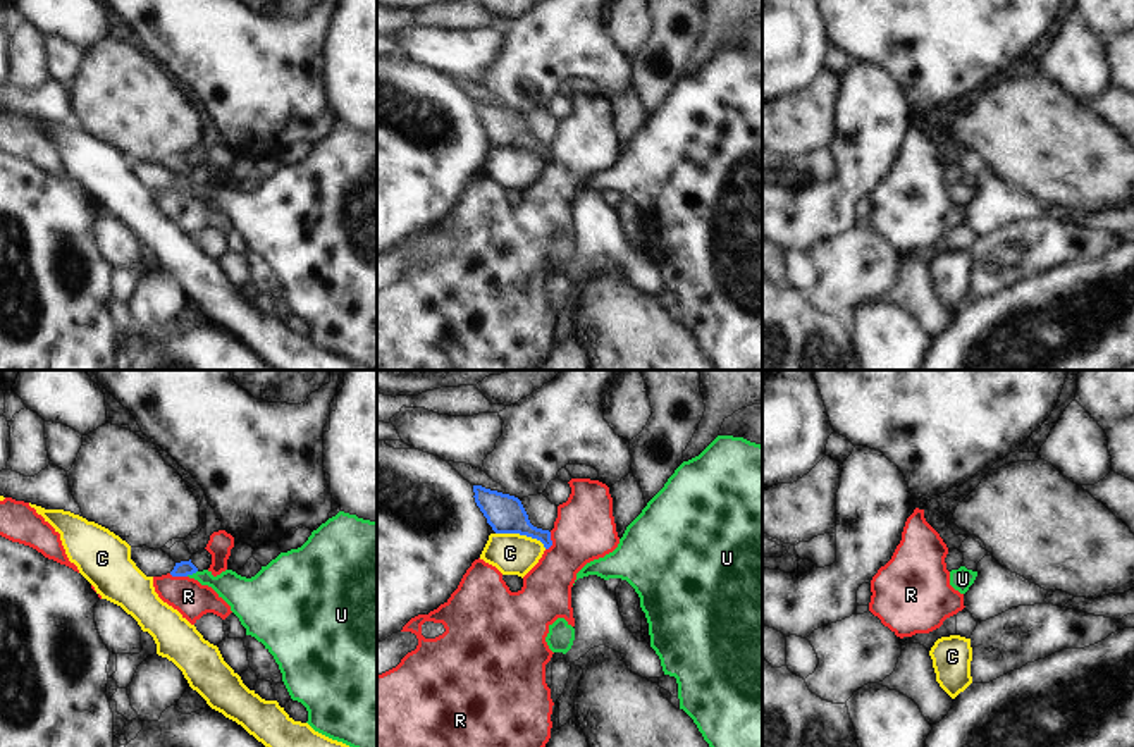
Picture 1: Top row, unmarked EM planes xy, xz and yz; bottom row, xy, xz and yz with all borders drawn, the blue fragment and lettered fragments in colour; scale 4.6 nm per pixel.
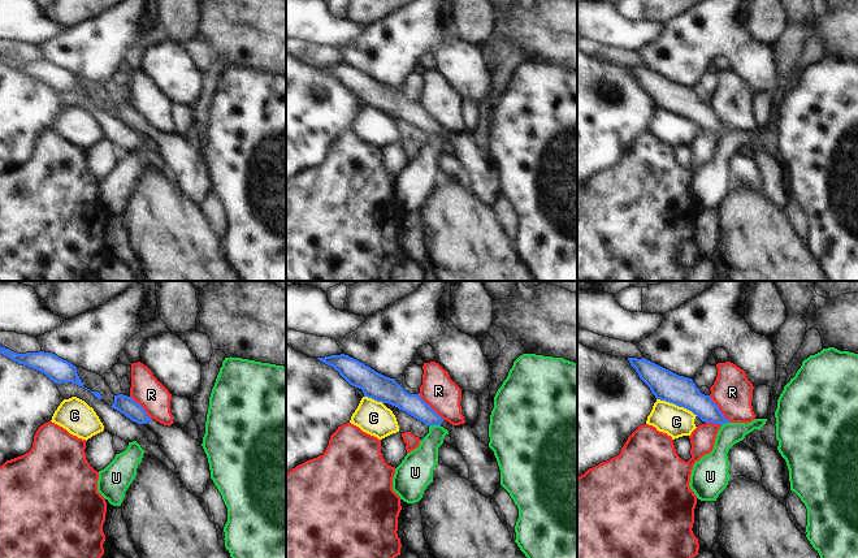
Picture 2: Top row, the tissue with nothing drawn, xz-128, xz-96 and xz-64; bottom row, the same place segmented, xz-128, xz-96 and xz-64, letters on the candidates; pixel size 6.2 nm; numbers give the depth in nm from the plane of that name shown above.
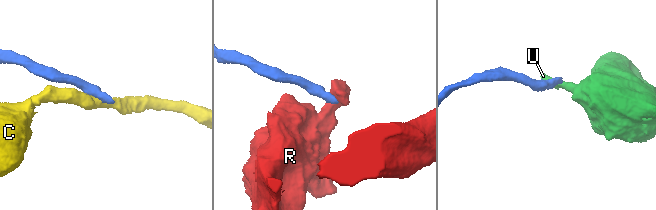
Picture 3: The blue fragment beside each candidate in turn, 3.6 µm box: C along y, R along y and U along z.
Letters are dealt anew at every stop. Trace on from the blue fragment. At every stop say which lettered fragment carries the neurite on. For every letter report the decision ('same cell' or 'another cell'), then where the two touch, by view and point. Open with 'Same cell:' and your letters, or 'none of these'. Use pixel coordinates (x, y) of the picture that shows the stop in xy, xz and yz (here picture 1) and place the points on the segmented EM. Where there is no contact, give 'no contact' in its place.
Same cell: none of these
C: another cell; contact xz (522, 534)
R: another cell; contact xz (551, 541)
U: another cell; contact xy (191, 574)

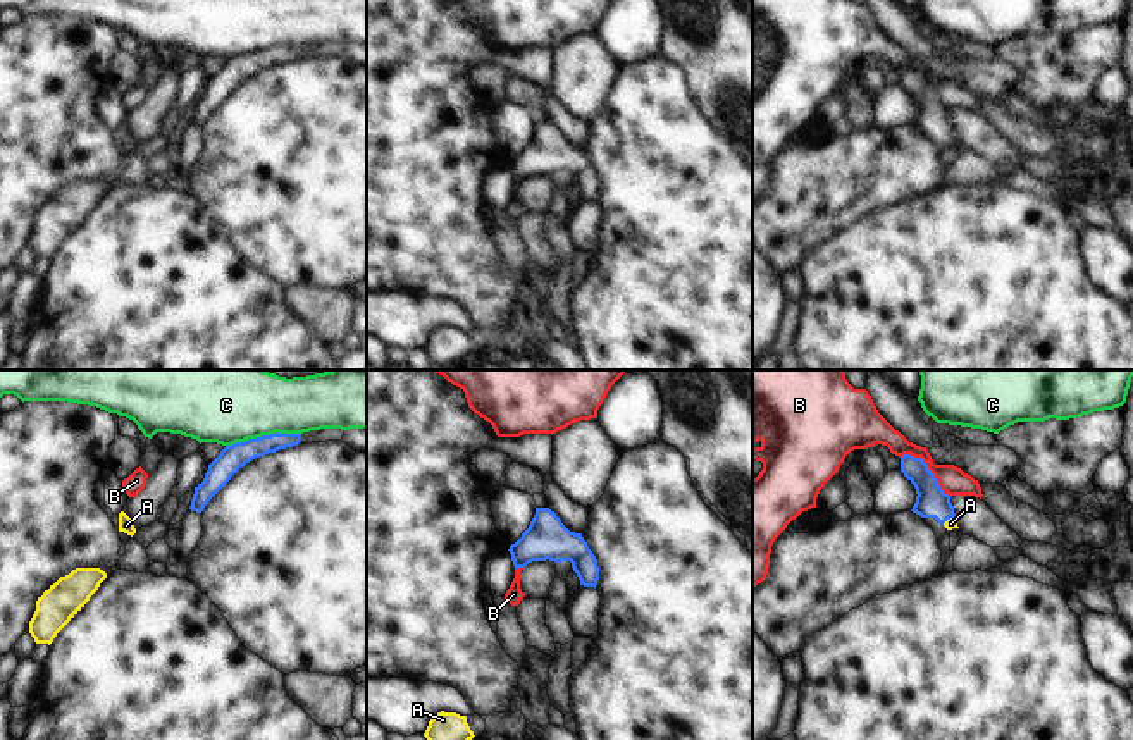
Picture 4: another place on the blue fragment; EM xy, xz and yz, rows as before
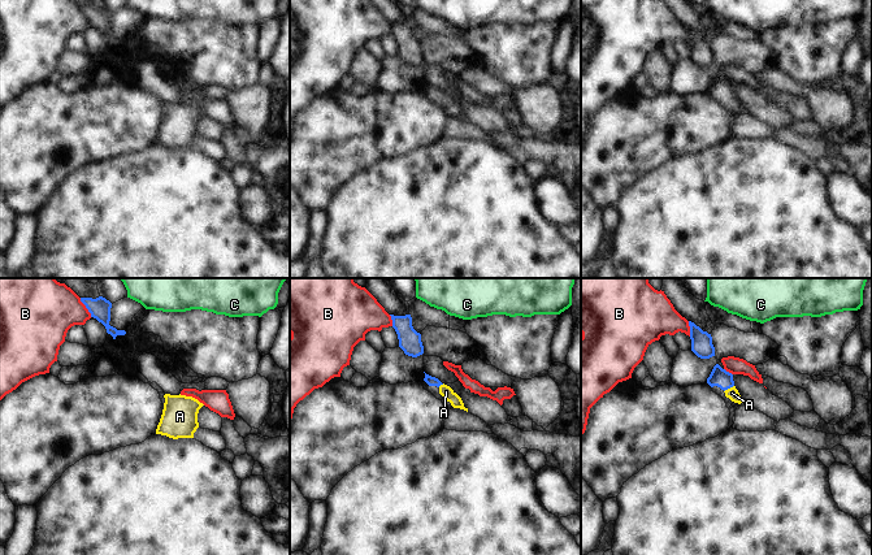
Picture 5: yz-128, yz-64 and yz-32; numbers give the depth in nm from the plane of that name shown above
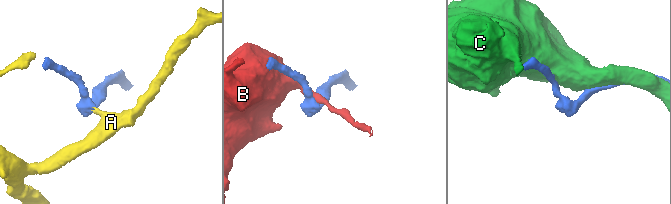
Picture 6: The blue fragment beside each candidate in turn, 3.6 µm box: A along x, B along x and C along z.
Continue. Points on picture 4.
Same cell: A
A: same cell; contact yz (947, 518)
B: another cell; contact yz (927, 468)
C: another cell; contact xy (262, 436)

